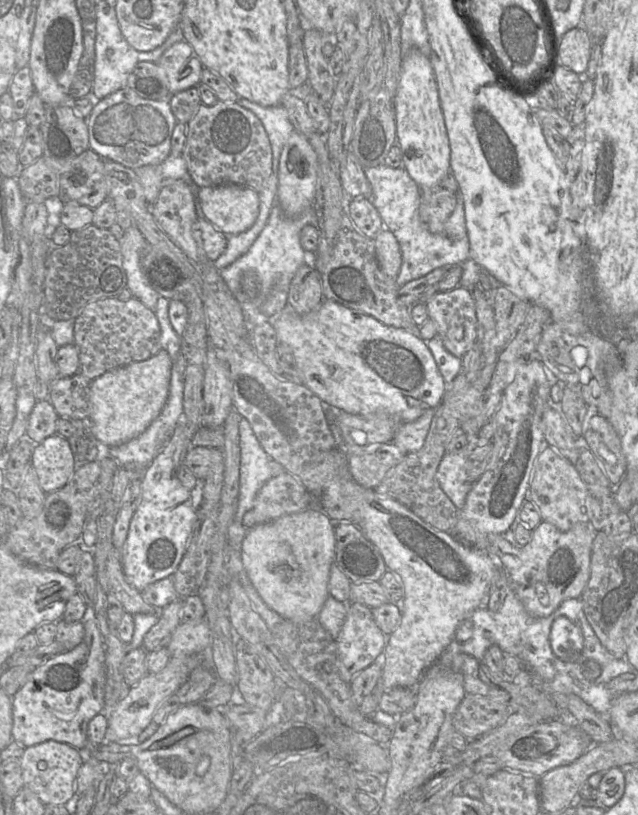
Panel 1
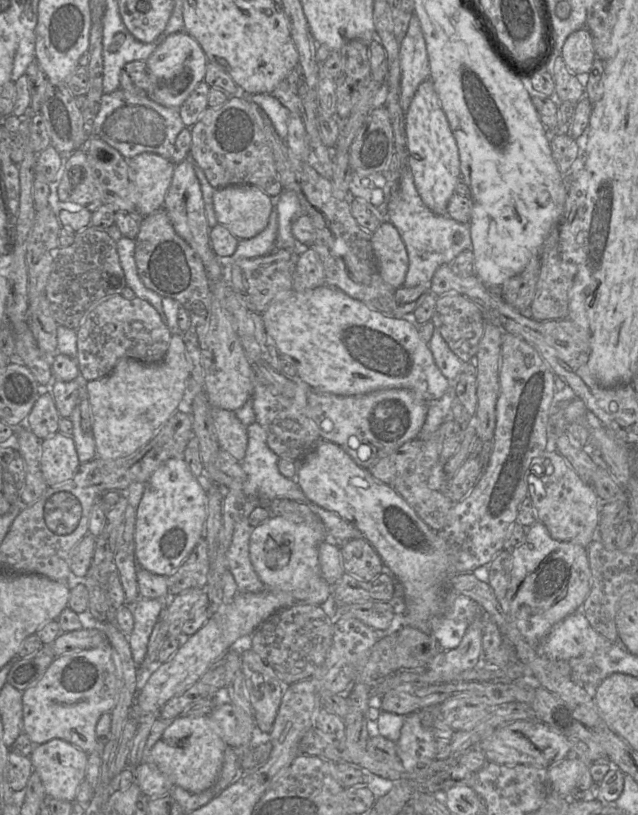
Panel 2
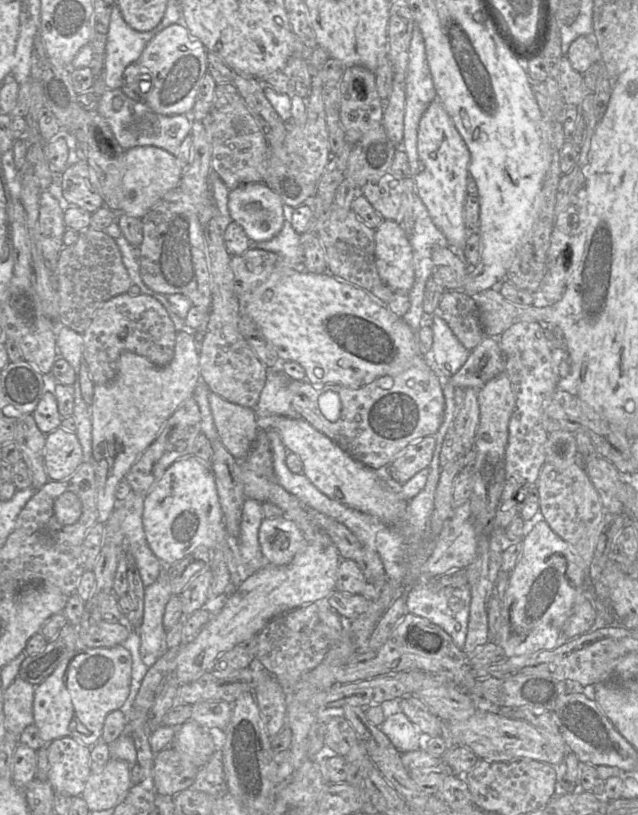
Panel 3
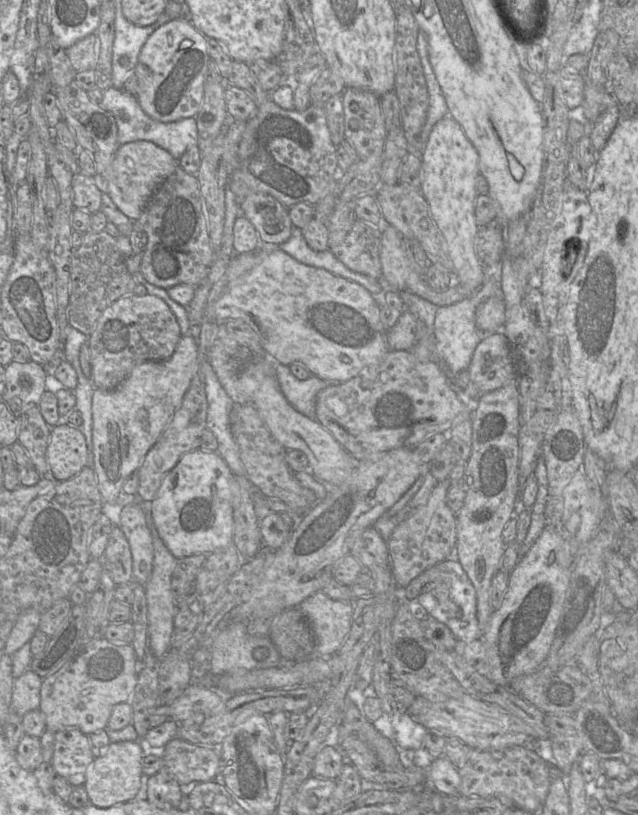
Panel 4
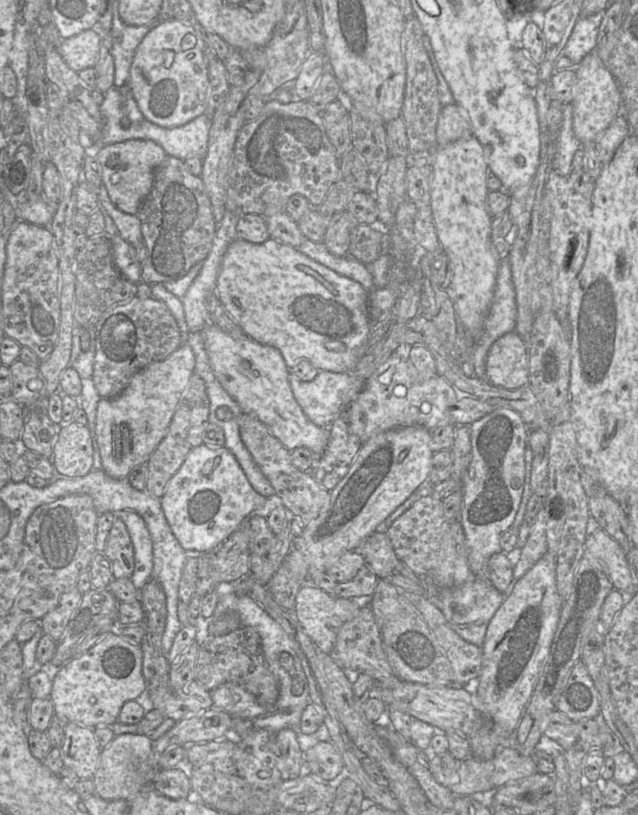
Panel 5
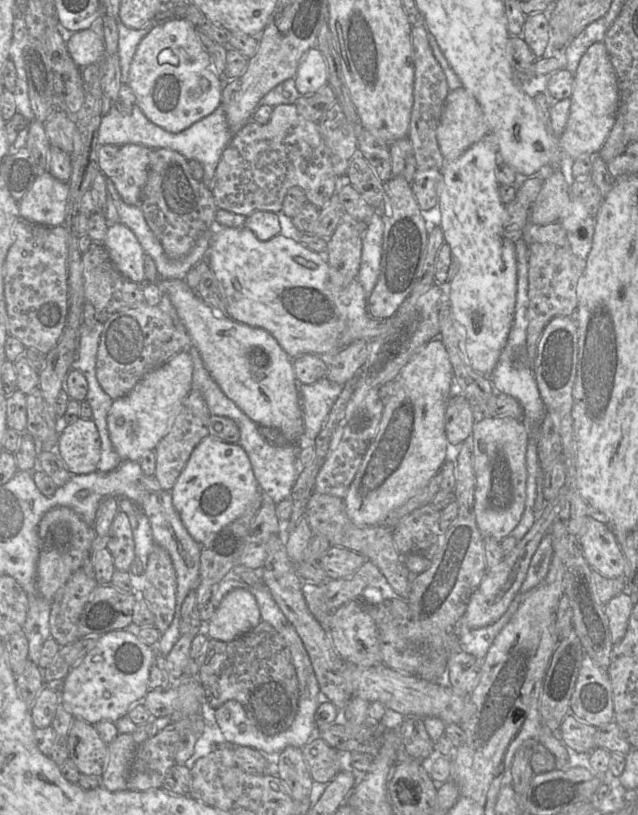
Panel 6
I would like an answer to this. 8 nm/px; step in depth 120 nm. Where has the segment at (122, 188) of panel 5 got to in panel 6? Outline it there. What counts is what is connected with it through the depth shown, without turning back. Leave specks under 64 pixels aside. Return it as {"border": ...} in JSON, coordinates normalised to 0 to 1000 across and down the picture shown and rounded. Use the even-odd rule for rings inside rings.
{"border":[[[218,177],[160,178],[154,180],[152,190],[154,190],[154,205],[157,210],[168,218],[177,222],[191,245],[201,252],[218,252],[219,238],[230,222],[232,202],[238,184],[243,183],[235,183]]]}

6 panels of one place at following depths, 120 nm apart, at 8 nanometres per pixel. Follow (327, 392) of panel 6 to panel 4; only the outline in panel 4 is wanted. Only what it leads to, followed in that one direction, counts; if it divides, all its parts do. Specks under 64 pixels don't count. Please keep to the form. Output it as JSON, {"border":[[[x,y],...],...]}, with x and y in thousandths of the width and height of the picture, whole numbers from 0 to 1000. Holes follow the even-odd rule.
{"border":[[[431,444],[431,456],[439,479],[450,492],[472,508],[476,508],[484,513],[494,513],[497,483],[514,472],[524,470],[516,470],[492,460],[486,460],[480,465],[470,466],[455,456],[451,448],[442,447],[439,444]]]}

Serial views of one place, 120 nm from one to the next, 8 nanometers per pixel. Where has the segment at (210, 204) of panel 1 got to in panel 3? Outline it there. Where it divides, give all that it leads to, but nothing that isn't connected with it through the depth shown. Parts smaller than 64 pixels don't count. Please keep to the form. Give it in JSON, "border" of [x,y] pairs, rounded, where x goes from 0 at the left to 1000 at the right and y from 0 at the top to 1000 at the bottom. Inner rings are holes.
{"border":[[[389,225],[361,233],[357,258],[395,298],[422,296],[447,272],[439,240],[414,225]]]}

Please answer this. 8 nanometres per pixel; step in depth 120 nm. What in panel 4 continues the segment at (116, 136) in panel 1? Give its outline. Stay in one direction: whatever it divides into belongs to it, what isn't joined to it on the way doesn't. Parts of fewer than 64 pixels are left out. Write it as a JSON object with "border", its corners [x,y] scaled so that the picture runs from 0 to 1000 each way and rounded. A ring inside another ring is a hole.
{"border":[[[172,107],[161,112],[158,130],[172,136],[180,145],[188,178],[218,172],[237,173],[259,183],[279,198],[296,180],[310,177],[310,160],[306,144],[295,144],[273,150],[254,150],[240,146],[223,134],[215,120],[194,108]]]}

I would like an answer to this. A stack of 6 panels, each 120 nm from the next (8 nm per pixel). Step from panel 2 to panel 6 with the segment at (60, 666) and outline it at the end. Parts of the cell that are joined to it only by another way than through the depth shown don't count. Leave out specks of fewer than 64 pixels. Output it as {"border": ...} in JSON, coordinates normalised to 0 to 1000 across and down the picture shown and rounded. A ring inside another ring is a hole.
{"border":[[[204,767],[197,772],[191,773],[176,773],[171,774],[155,782],[150,791],[118,816],[111,820],[105,829],[97,836],[97,844],[94,847],[94,861],[99,864],[103,872],[111,875],[116,881],[125,881],[135,885],[139,888],[150,888],[160,883],[171,883],[176,886],[182,886],[190,880],[199,877],[205,866],[210,866],[215,863],[221,863],[234,848],[232,844],[232,834],[235,827],[235,818],[240,812],[240,807],[243,805],[243,794],[245,793],[232,793],[224,789],[204,772],[207,772],[210,767]]]}

